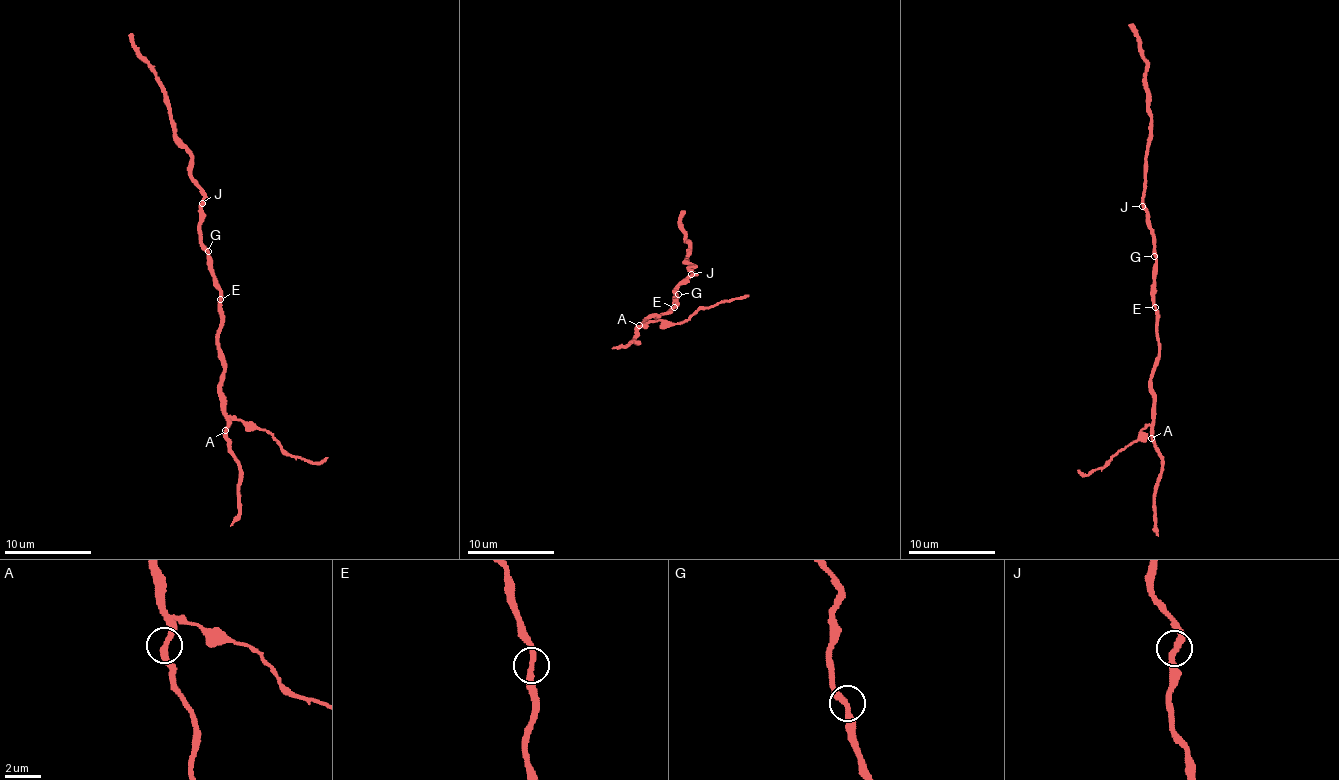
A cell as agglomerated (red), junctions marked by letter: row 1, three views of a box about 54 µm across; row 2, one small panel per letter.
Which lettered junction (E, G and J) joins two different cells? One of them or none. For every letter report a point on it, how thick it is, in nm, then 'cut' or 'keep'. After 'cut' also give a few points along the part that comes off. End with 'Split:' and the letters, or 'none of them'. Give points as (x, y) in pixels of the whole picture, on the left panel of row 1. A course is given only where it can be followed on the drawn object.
E: place (220, 299); calibre 280 nm; keep
G: place (208, 251); calibre 280 nm; keep
J: place (202, 203); calibre 280 nm; keep
Split: none of them

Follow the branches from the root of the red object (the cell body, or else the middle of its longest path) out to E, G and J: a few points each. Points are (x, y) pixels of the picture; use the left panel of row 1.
E: (213, 278), (219, 289), (219, 300)
G: (213, 278), (213, 259), (208, 251)
J: (213, 278), (213, 259), (208, 248), (201, 242), (199, 206), (202, 203)

